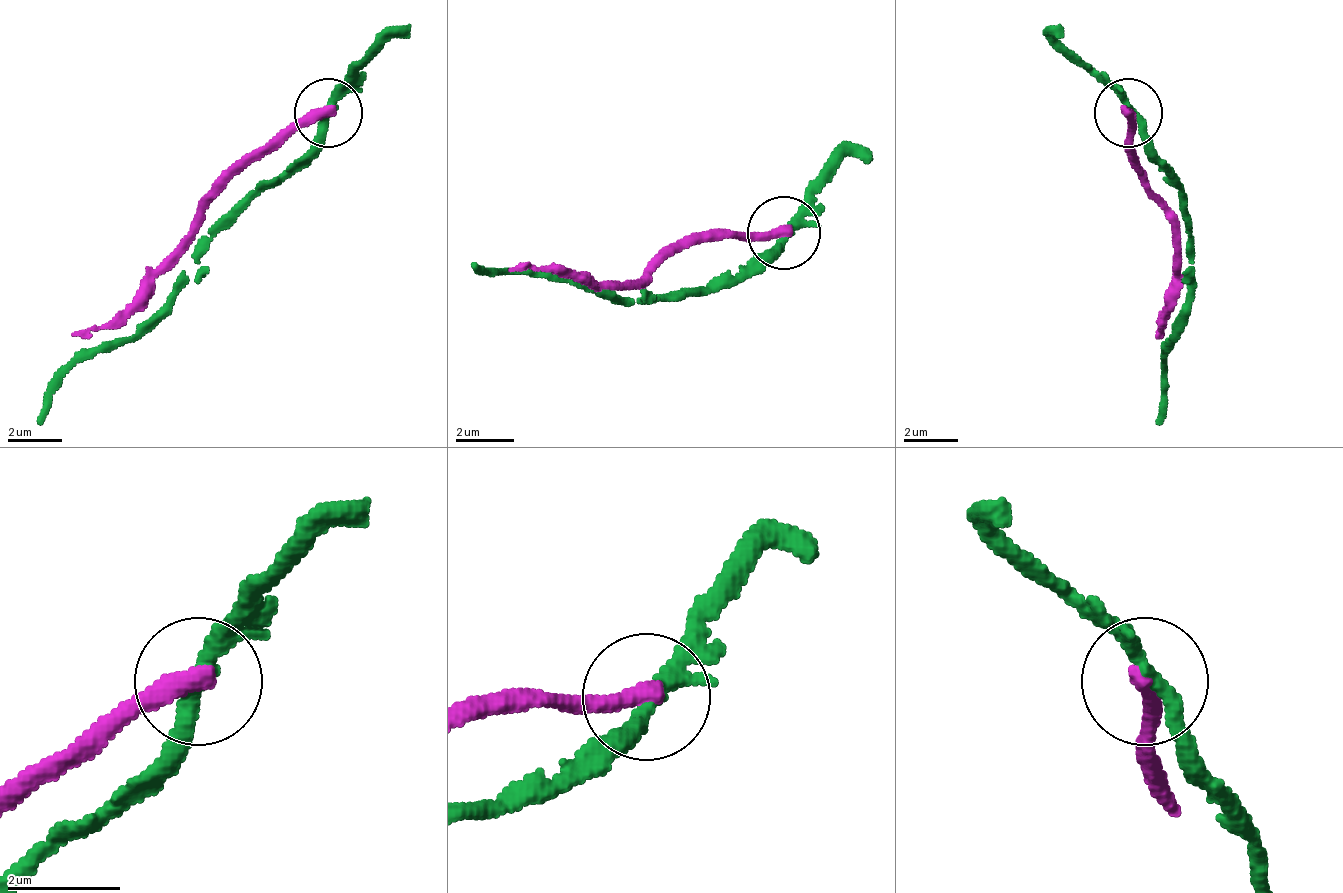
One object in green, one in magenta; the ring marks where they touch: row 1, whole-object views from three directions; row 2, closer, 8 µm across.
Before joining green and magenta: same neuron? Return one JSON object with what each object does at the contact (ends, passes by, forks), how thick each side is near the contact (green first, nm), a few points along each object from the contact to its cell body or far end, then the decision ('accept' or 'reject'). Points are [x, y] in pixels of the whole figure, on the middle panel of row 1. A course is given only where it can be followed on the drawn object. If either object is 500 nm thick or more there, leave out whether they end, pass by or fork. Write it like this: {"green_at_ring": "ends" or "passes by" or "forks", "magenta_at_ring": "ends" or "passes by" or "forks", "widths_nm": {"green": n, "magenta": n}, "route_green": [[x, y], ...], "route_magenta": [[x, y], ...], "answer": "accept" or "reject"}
{"green_at_ring": "passes by", "magenta_at_ring": "ends", "widths_nm": {"green": 280, "magenta": 400}, "route_green": [[782, 231], [767, 253], [672, 297], [605, 297], [569, 275], [539, 275], [473, 260]], "route_magenta": [[782, 231], [701, 231], [642, 282], [547, 268], [510, 268]], "answer": "reject"}

